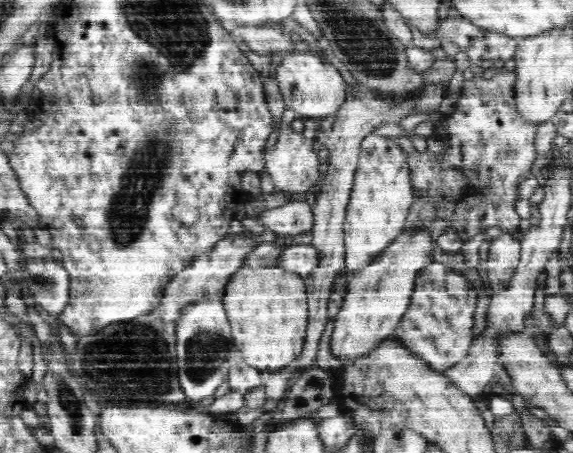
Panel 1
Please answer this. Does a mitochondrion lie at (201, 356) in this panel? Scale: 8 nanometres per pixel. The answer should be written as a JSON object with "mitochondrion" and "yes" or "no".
{"mitochondrion":"yes"}

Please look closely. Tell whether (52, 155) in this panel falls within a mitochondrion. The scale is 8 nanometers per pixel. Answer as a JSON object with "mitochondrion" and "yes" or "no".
{"mitochondrion":"no"}

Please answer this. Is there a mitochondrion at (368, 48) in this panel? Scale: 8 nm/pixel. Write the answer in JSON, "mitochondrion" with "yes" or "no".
{"mitochondrion":"yes"}

